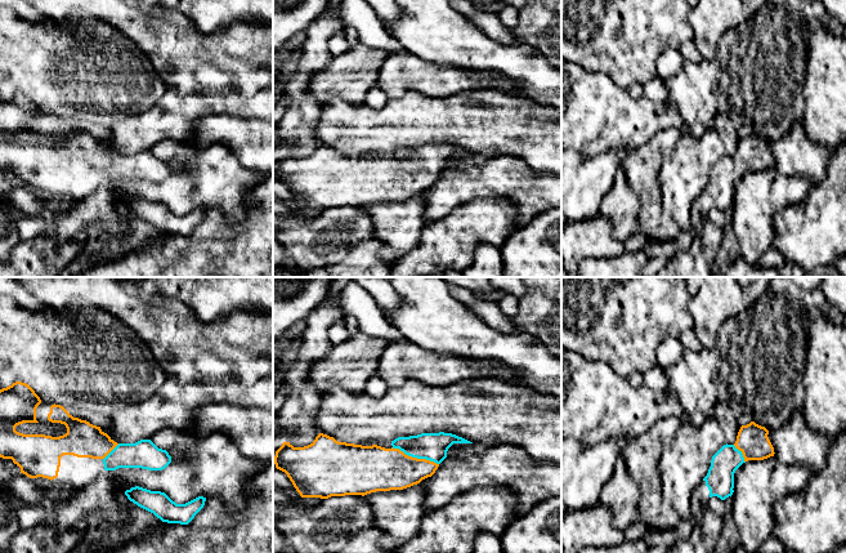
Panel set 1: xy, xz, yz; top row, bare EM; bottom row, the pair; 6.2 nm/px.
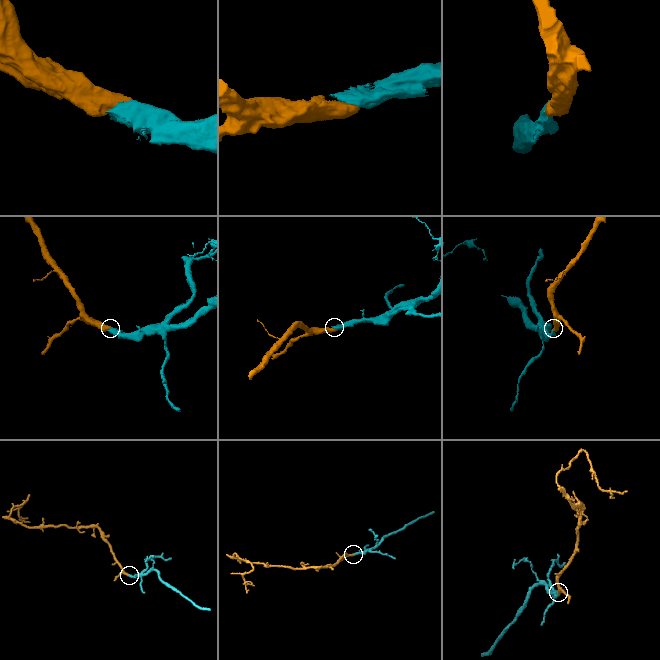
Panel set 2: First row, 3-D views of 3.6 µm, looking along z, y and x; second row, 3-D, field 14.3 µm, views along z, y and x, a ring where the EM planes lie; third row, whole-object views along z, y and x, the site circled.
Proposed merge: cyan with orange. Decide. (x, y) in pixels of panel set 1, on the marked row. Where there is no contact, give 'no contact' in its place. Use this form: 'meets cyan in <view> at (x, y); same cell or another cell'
meets cyan in xz at (415, 456); same cell

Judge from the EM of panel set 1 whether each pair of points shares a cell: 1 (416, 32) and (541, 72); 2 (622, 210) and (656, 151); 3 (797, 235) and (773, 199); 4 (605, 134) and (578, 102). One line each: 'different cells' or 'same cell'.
1: same cell
2: different cells
3: different cells
4: same cell

